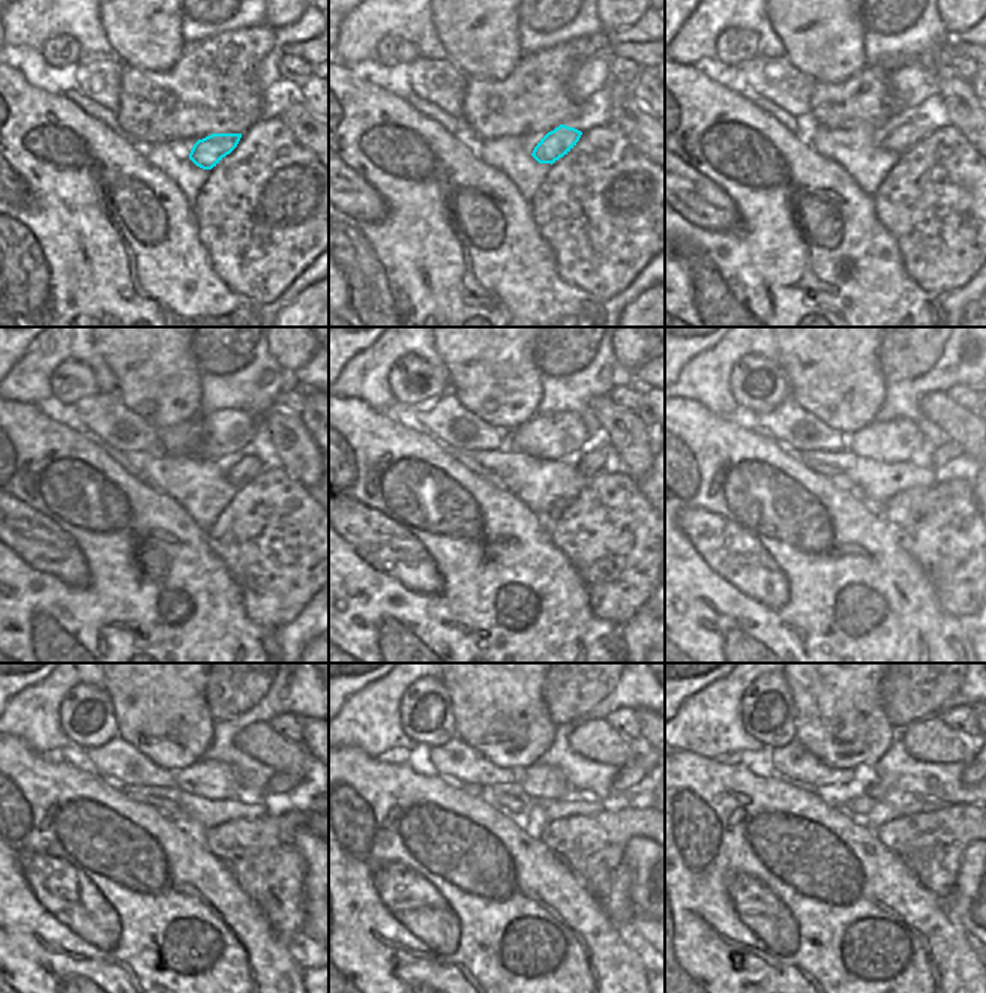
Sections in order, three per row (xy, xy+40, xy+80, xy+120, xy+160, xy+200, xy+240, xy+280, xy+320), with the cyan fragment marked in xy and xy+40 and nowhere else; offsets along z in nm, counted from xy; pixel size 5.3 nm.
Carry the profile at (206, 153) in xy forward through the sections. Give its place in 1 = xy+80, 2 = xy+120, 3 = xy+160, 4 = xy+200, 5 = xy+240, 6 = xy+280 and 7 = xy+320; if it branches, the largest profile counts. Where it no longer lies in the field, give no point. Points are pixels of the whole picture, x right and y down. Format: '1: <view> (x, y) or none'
1: xy+80 (902, 138)
2: xy+120 (245, 470)
3: xy+160 (589, 465)
4: xy+200 (950, 450)
5: xy+240 (281, 783)
6: xy+280 (634, 773)
7: xy+320 (970, 776)

